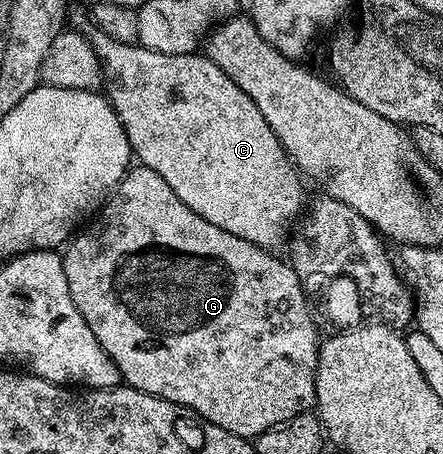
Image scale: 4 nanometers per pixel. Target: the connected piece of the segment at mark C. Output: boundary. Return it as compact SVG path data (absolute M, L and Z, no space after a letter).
M92 27L90 31L89 39L99 59L99 69L103 72L105 95L110 100L117 118L123 124L134 159L142 167L161 174L161 178L165 178L165 182L169 182L169 190L173 190L173 194L177 194L177 198L181 198L181 202L185 202L185 206L189 206L189 210L193 210L197 214L201 214L201 218L213 222L213 226L221 226L221 230L229 230L229 234L237 234L237 238L245 238L256 244L258 248L275 250L279 239L283 236L283 231L287 228L287 223L298 214L299 207L303 204L303 190L299 186L301 176L295 165L291 163L287 151L283 149L281 142L273 134L269 122L265 122L265 118L261 118L261 110L257 110L253 98L249 98L249 94L245 94L245 90L241 90L241 86L237 86L237 82L233 82L233 78L229 78L229 74L225 74L225 70L221 70L221 66L217 66L208 56L200 54L198 51L185 54L165 54L157 50L149 50L138 42L134 44L117 42L97 27Z

